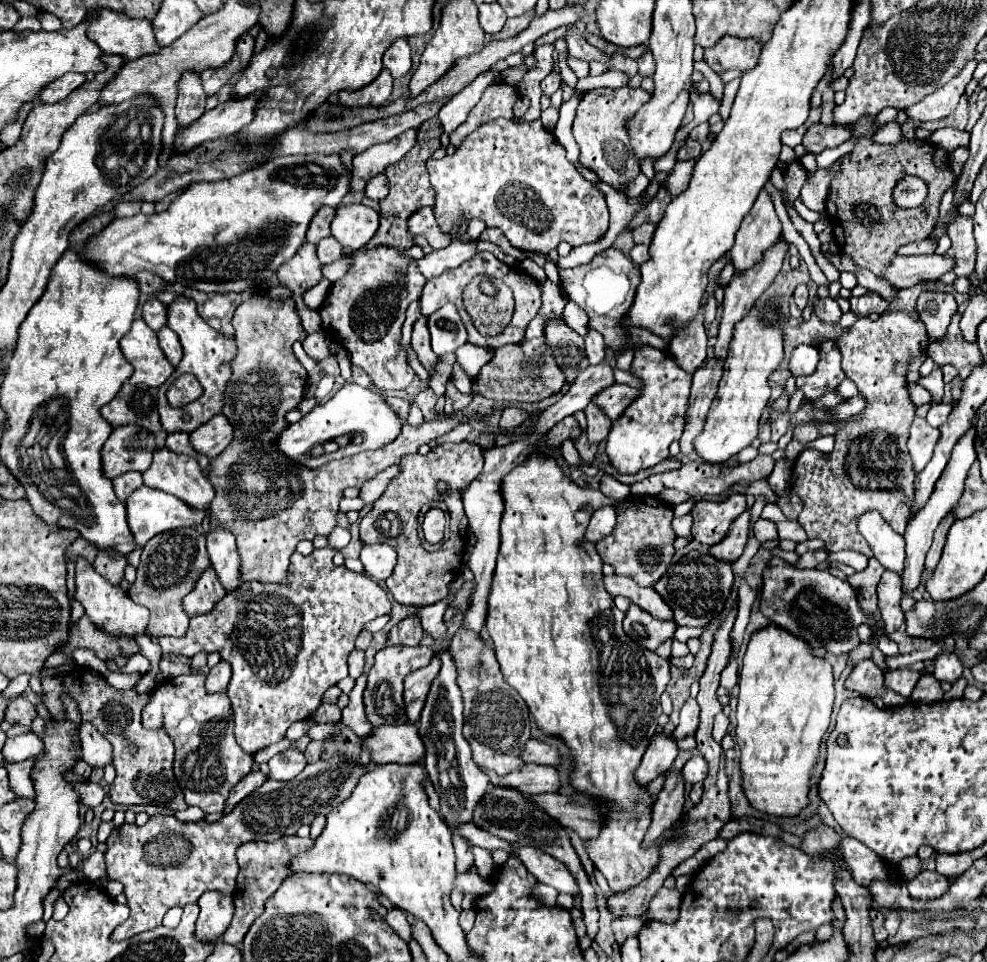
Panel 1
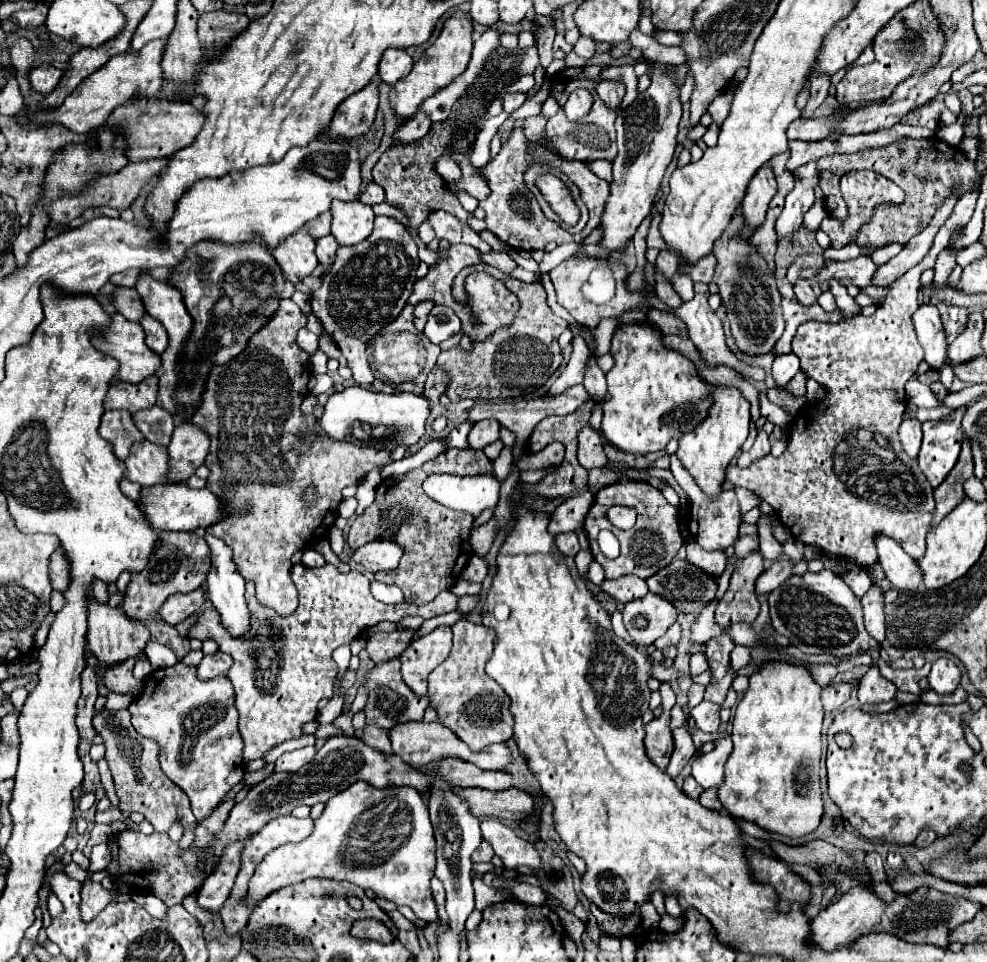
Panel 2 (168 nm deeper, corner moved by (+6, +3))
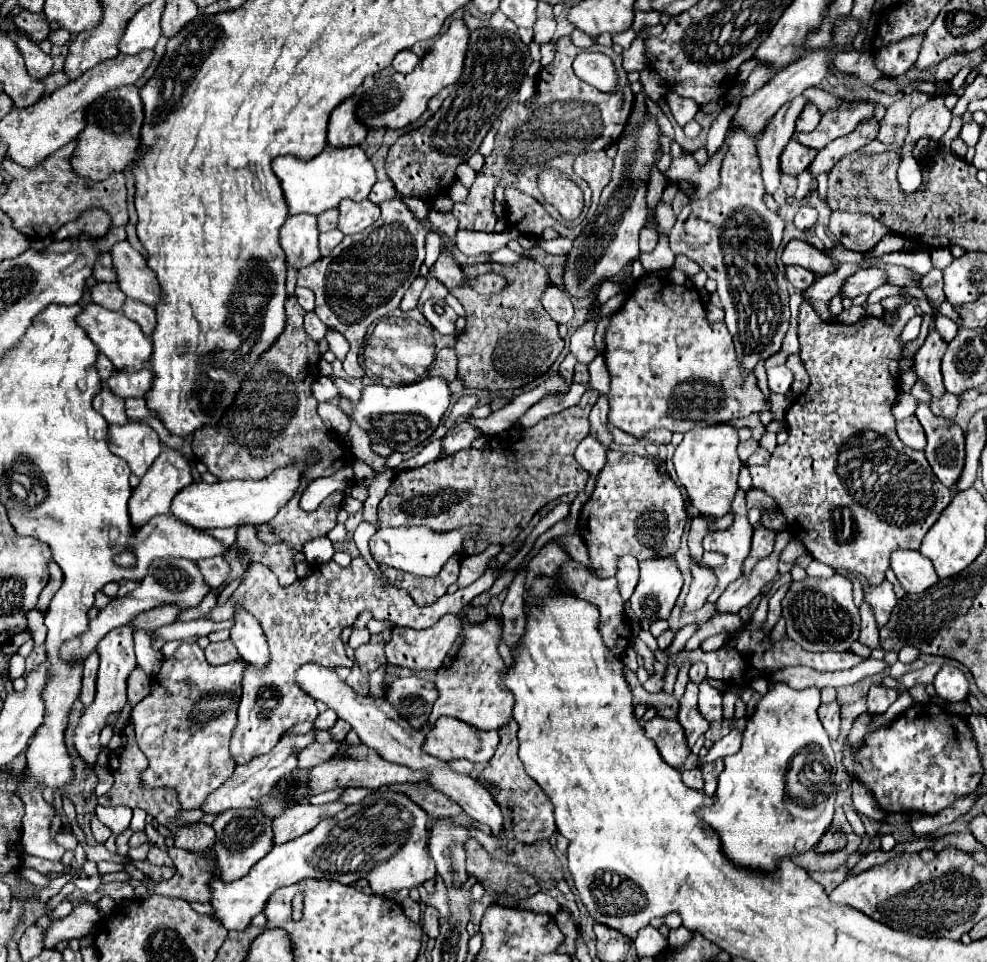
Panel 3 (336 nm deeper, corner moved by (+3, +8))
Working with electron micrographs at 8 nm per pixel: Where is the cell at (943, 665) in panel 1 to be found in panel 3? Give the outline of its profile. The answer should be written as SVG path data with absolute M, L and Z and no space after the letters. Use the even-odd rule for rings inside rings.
M944 665L934 679L934 689L940 699L948 703L958 703L964 701L968 695L968 681L960 669Z

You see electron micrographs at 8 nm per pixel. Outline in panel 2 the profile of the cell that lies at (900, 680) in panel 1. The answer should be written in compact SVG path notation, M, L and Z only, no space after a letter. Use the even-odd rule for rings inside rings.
M871 666L869 672L861 678L861 684L859 684L859 702L865 704L865 702L887 702L887 700L893 700L897 692L897 686L883 678L879 668L877 666Z

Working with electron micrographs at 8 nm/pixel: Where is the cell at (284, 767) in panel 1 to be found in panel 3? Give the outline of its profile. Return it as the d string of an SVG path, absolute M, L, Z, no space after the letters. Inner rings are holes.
M312 743L300 753L298 767L316 767L328 759L334 759L338 753L338 743Z

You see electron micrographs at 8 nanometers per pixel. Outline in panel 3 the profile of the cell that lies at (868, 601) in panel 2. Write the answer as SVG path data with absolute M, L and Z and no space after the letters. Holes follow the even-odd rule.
M862 603L860 607L860 615L862 615L862 625L860 625L860 637L858 641L870 649L878 649L880 641L878 641L878 627L872 615L872 609L868 603Z

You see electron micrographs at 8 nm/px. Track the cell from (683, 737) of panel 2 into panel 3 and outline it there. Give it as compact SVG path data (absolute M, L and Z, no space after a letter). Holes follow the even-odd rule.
M692 681L686 685L686 693L680 699L678 721L680 721L680 725L686 731L688 745L694 745L696 739L700 735L704 735L708 731L708 727L710 727L710 723L698 711L698 685L692 683Z

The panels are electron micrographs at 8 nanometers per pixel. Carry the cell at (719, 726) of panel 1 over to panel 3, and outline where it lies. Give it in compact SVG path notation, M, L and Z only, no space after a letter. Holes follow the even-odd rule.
M708 681L700 683L700 699L698 709L708 721L720 721L722 719L722 695L708 685Z

